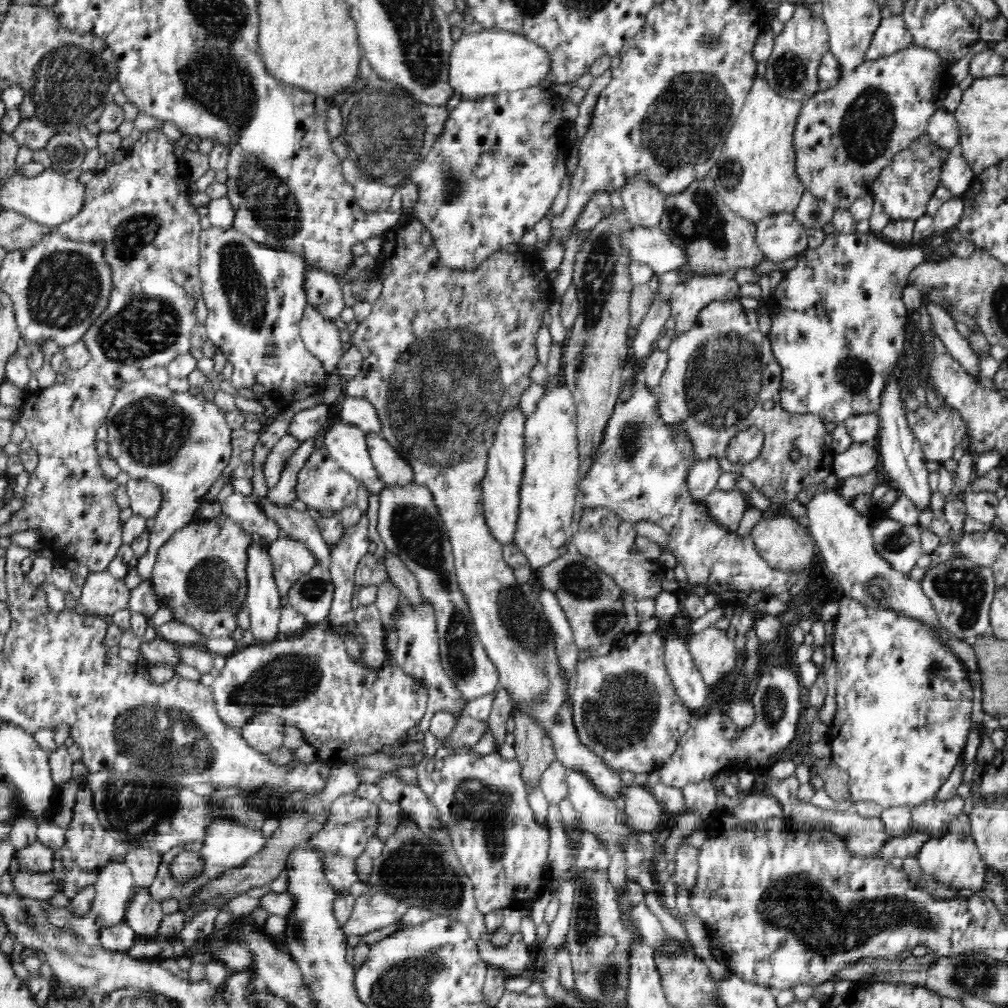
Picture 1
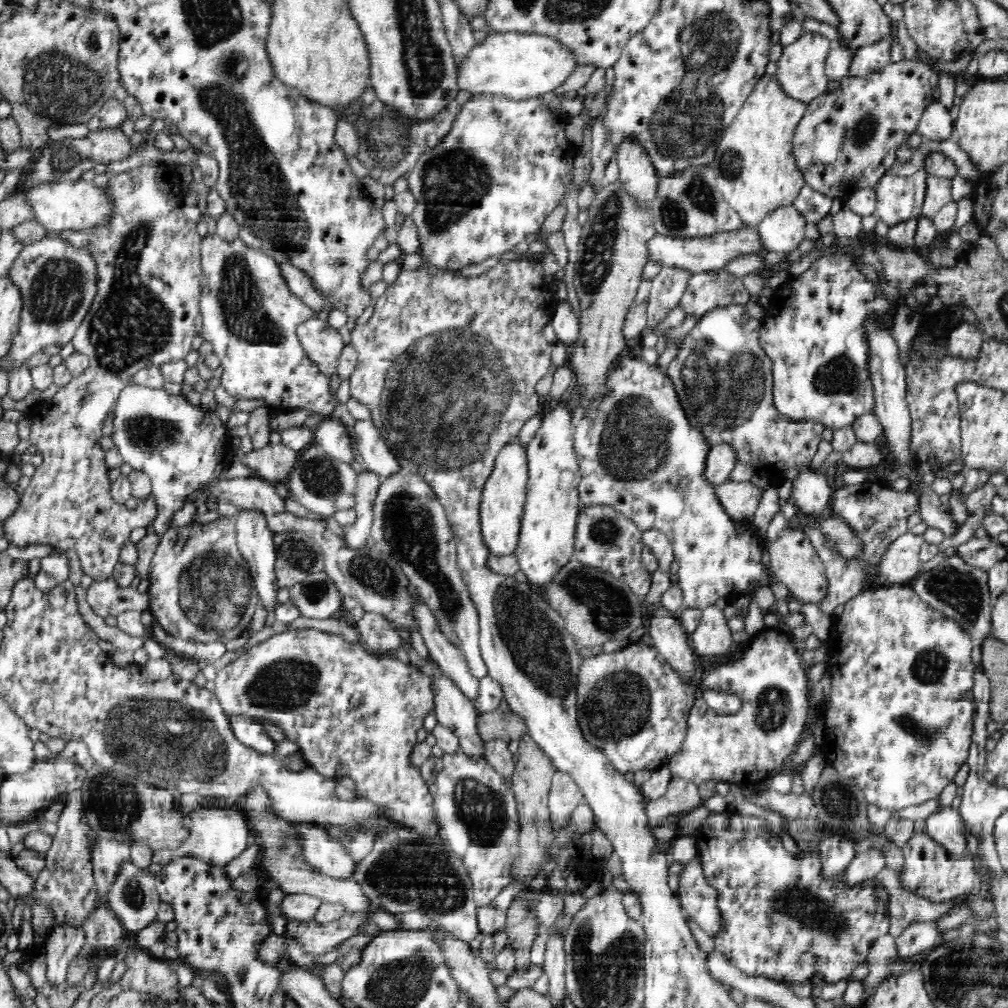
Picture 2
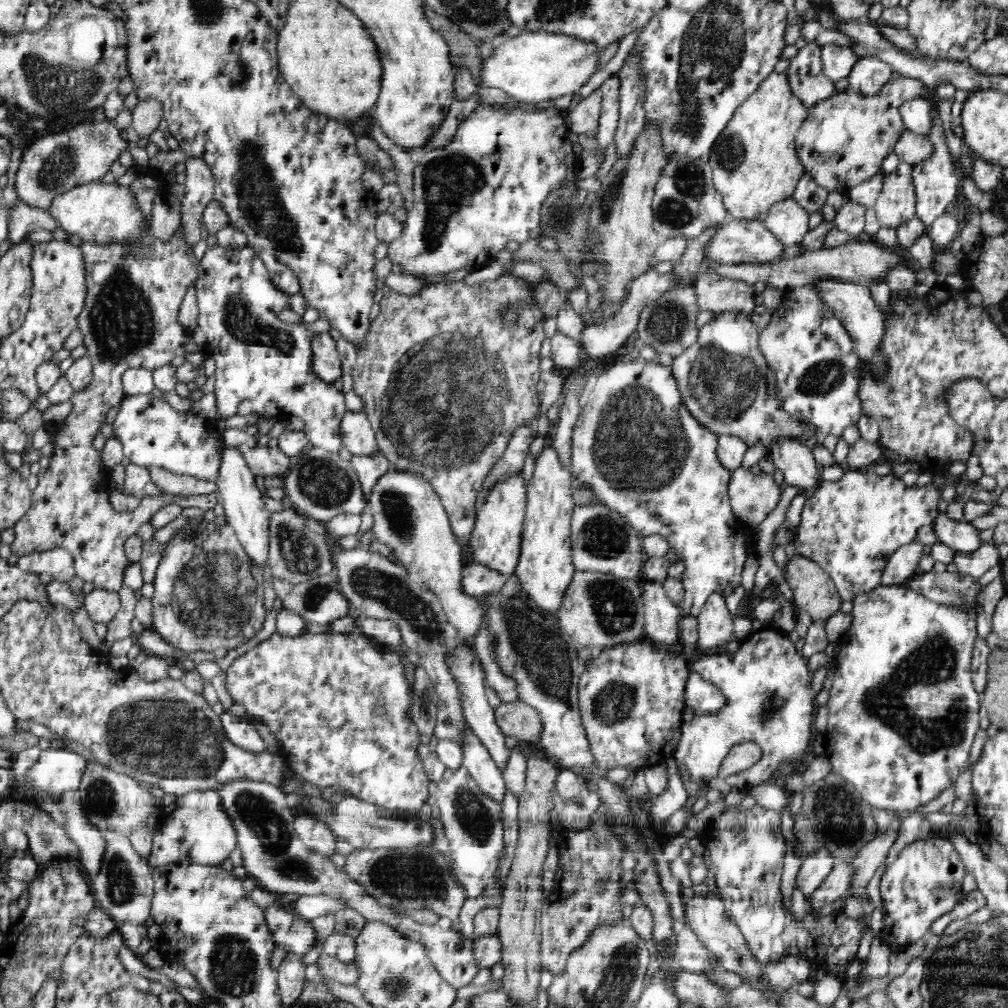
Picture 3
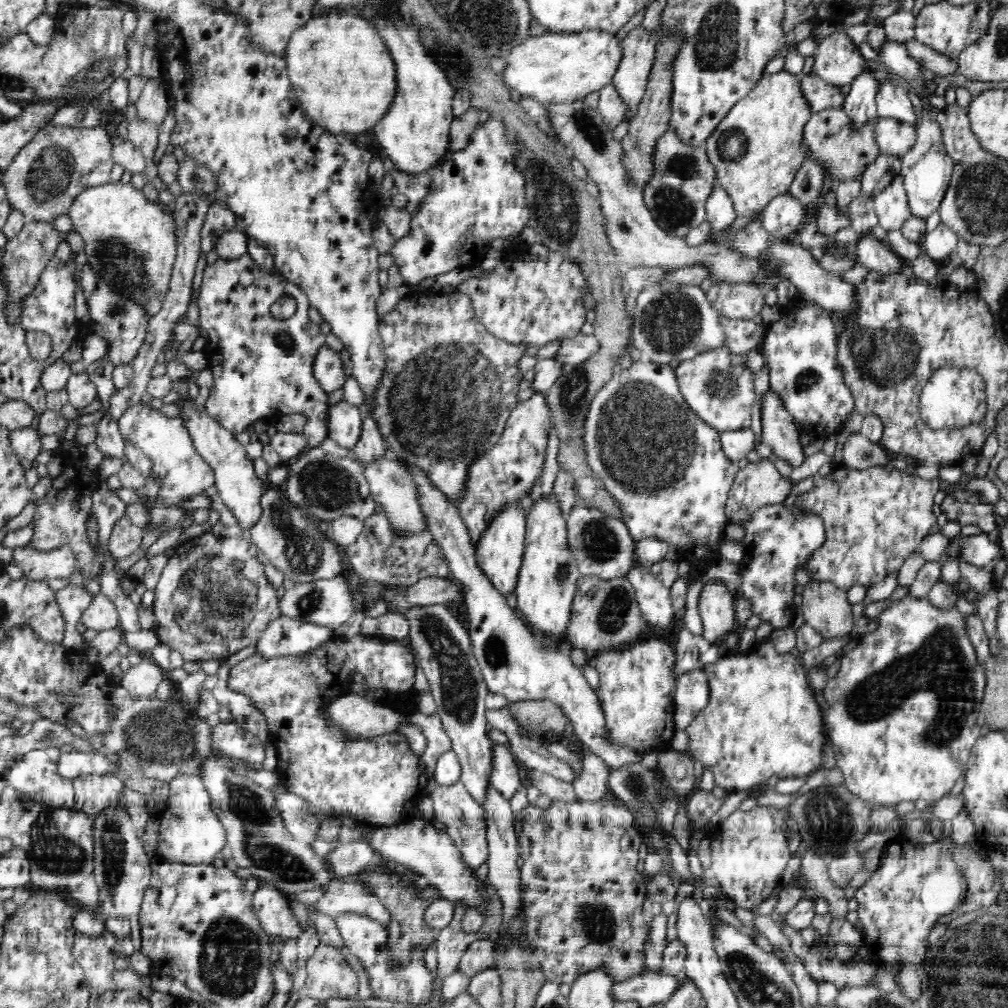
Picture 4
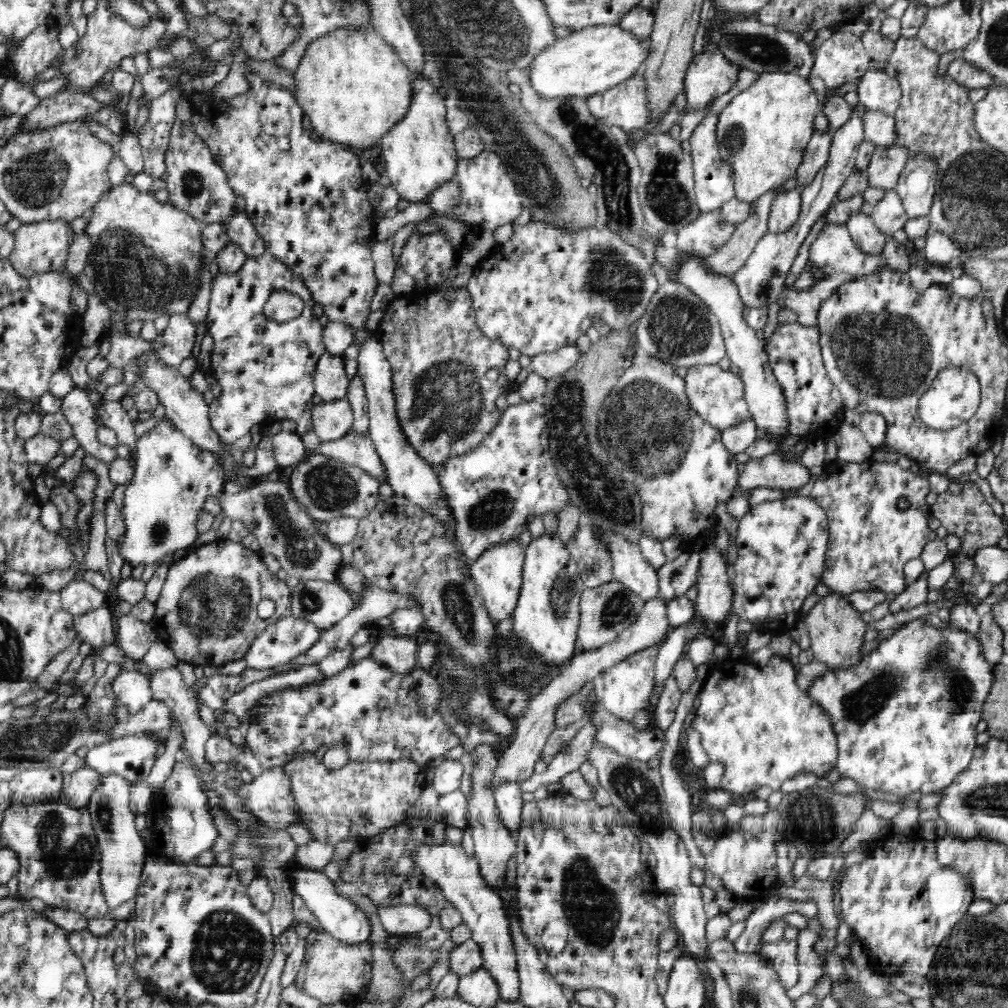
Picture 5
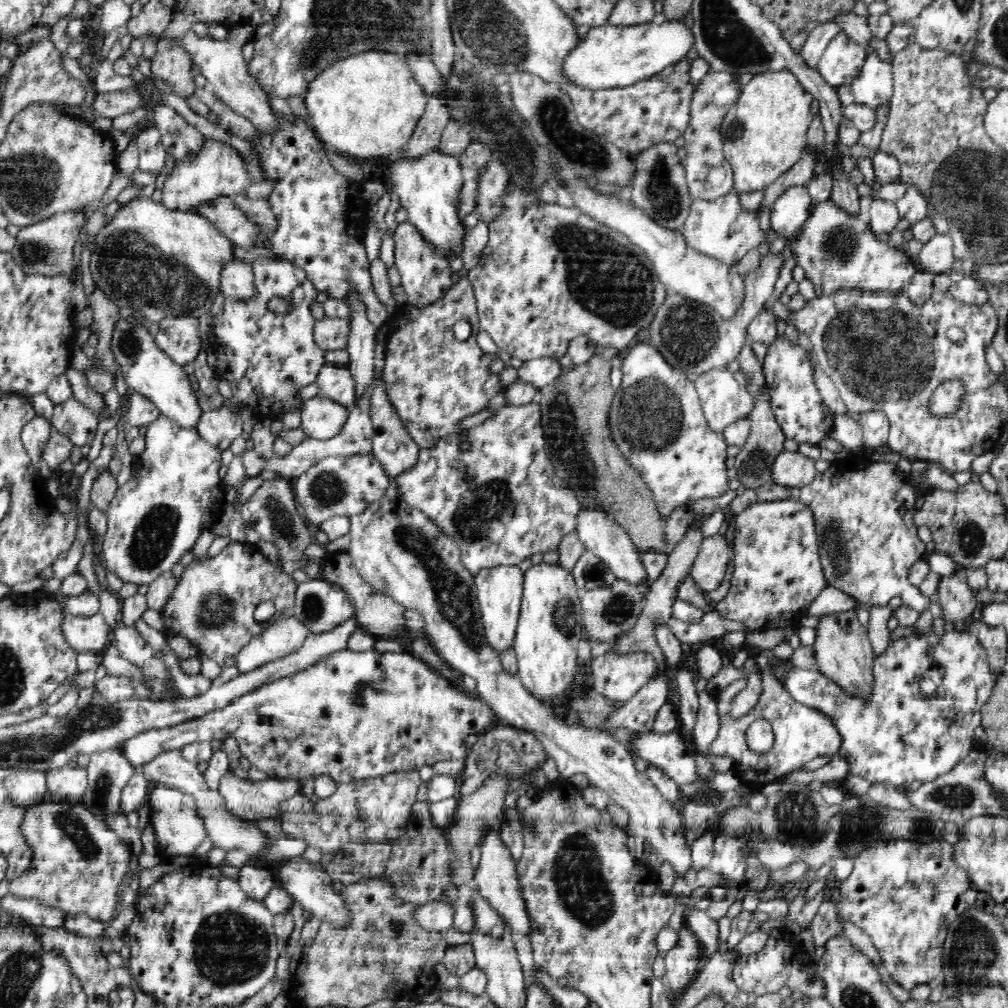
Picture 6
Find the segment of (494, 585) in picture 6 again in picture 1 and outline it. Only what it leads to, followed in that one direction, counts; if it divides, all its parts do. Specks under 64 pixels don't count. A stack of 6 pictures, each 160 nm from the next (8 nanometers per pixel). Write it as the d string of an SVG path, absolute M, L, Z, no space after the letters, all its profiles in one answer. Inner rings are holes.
M511 407L502 414L498 428L494 432L494 442L488 450L487 472L481 483L484 517L490 533L498 543L502 544L502 547L515 541L519 516L519 491L525 470L524 424L525 416L520 407Z

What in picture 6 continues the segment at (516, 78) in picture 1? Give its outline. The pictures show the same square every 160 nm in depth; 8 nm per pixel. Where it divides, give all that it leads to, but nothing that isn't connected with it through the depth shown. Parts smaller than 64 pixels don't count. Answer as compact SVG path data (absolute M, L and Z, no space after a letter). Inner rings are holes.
M664 22L663 24L638 24L636 26L610 25L594 27L586 38L580 38L571 52L563 60L563 74L570 84L578 85L588 90L608 90L632 86L642 79L659 74L674 64L686 59L690 49L695 46L693 31L683 22Z

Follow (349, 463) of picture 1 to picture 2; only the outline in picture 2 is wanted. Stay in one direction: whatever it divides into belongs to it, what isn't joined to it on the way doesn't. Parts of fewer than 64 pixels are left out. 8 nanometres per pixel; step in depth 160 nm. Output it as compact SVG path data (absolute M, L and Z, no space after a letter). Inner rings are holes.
M217 233L204 236L201 242L201 297L199 312L202 314L201 336L213 346L213 353L218 356L223 368L221 387L234 398L248 400L265 400L268 409L282 411L302 408L323 416L322 424L314 433L315 444L336 460L352 463L354 458L354 441L350 432L339 419L332 416L338 406L336 395L330 389L330 379L305 355L297 326L312 318L313 310L298 298L286 286L280 273L276 254L248 246L242 239L224 239Z

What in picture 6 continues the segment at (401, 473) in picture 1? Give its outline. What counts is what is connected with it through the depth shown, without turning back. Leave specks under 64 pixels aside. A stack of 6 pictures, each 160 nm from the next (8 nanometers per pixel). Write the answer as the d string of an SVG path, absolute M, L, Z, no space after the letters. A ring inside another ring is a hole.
M317 394L301 406L301 428L308 438L328 440L342 430L349 411L350 408Z

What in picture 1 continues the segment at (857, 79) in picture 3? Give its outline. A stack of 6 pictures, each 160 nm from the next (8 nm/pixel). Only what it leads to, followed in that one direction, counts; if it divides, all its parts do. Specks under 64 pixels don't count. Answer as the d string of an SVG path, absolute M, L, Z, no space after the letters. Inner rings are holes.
M892 15L890 18L882 18L870 48L866 52L866 61L885 58L914 44L913 37L906 29L906 23L902 16Z

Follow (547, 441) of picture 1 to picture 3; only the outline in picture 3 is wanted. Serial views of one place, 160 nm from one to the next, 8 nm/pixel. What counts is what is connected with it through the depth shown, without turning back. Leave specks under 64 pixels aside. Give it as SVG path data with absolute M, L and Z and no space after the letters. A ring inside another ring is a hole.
M546 446L537 458L536 470L527 485L527 506L523 521L523 532L521 539L521 554L515 567L515 575L522 586L522 593L530 600L538 610L546 611L556 616L559 607L562 606L562 596L566 588L572 582L575 566L573 563L573 547L571 540L571 524L575 502L572 498L572 472L564 469L557 459L556 450L553 446Z

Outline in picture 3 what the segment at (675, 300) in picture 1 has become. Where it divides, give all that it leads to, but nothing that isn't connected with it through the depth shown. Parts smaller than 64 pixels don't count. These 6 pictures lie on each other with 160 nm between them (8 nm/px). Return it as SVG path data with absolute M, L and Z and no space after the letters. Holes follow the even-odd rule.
M703 269L693 281L693 287L695 306L699 311L741 310L750 315L756 306L757 294L753 285L731 278L718 278L711 269Z

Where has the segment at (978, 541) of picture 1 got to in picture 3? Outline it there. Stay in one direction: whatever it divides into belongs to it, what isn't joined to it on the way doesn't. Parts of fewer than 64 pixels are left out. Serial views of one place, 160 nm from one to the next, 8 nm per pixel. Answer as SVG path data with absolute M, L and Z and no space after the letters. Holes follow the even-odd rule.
M984 543L979 550L974 552L955 552L953 562L961 574L969 574L974 580L1000 563L998 546L992 543Z

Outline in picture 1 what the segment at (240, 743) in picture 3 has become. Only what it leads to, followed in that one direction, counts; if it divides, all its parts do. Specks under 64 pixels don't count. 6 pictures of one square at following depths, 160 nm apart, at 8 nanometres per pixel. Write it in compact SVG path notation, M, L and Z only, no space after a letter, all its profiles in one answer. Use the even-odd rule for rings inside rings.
M259 713L244 722L241 735L251 748L257 752L269 754L283 746L284 727L285 724L279 716Z

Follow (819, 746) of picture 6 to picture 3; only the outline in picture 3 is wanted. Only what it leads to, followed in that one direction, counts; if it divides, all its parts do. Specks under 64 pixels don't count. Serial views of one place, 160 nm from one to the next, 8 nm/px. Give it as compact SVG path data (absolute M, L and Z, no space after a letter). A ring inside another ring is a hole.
M752 632L736 652L706 655L691 664L690 670L716 685L727 701L719 711L683 723L674 758L688 769L692 779L702 783L720 775L722 762L734 745L755 742L762 750L758 763L725 777L728 786L746 790L773 781L780 765L793 764L793 770L800 766L806 761L812 740L817 695L811 687L812 672L807 664L791 639L776 632Z

